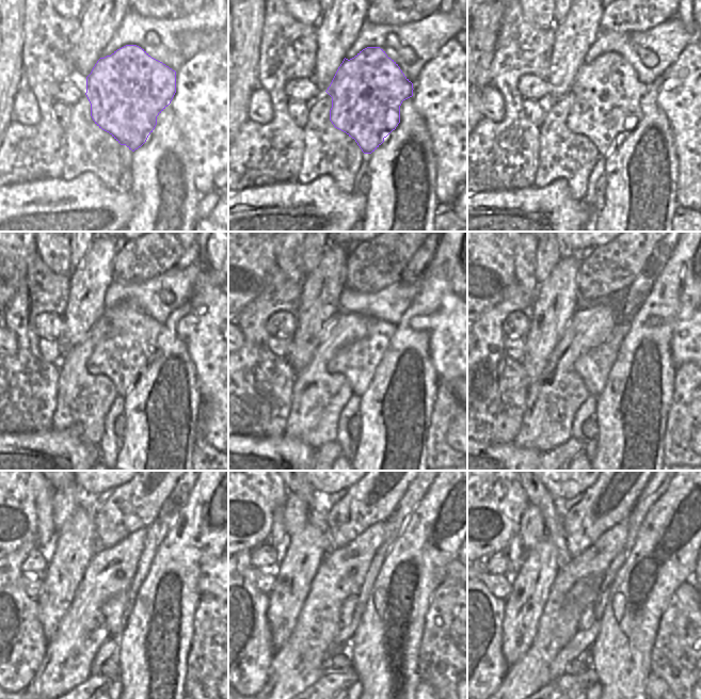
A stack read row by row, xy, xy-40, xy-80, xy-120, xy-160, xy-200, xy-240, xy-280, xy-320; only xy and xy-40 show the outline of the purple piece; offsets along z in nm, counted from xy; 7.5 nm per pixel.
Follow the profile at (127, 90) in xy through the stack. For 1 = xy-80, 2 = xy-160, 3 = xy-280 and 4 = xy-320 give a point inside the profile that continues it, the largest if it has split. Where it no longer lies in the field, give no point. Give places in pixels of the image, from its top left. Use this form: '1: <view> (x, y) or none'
1: xy-80 (607, 92)
2: xy-160 (357, 362)
3: xy-280 (348, 607)
4: xy-320 (587, 619)

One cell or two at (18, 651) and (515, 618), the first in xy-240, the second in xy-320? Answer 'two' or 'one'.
two

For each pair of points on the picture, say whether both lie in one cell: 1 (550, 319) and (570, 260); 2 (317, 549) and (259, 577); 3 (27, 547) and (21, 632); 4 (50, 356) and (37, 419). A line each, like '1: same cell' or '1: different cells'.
1: same cell
2: different cells
3: same cell
4: different cells

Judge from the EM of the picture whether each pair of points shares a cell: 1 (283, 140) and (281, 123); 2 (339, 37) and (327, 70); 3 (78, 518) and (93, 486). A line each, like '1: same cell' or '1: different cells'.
1: same cell
2: same cell
3: different cells

